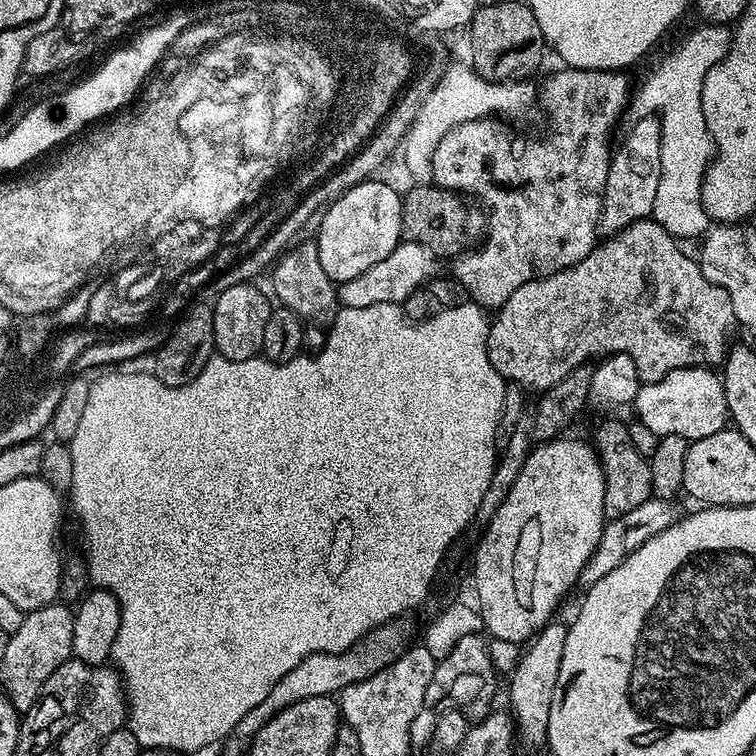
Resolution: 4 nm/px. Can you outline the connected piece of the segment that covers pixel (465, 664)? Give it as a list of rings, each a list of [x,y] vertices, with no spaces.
[[[480,634],[462,637],[444,658],[436,661],[434,678],[430,678],[430,686],[426,686],[425,708],[420,711],[418,718],[414,718],[413,745],[420,746],[433,739],[438,716],[431,712],[431,708],[462,710],[464,715],[473,721],[483,720],[488,715],[493,707],[492,699],[496,696],[496,668],[492,665],[487,643],[489,644],[489,641]]]

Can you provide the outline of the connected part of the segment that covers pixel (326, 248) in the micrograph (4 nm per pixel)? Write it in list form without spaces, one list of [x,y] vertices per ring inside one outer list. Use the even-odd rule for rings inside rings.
[[[367,178],[358,186],[346,190],[329,206],[329,210],[318,220],[320,229],[314,236],[318,246],[318,262],[333,282],[358,278],[362,270],[382,262],[386,254],[401,244],[402,237],[402,196],[378,178]]]

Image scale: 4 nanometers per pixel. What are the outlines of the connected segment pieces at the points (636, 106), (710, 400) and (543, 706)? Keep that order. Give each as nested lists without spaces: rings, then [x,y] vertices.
[[[711,22],[705,23],[704,28],[698,28],[688,36],[688,41],[685,44],[680,44],[677,48],[672,48],[652,69],[648,72],[648,77],[640,84],[640,89],[635,89],[634,95],[630,100],[630,112],[633,112],[633,117],[639,118],[644,116],[657,116],[660,122],[661,128],[661,180],[658,182],[657,197],[654,200],[654,206],[652,210],[651,219],[658,221],[658,223],[664,225],[668,235],[673,238],[681,238],[680,236],[697,236],[697,238],[703,237],[710,228],[710,217],[708,211],[702,206],[702,182],[704,176],[708,173],[708,165],[712,162],[714,155],[714,145],[712,143],[712,135],[710,130],[706,126],[706,114],[702,114],[702,82],[706,82],[706,74],[710,74],[710,70],[714,70],[714,66],[718,62],[722,62],[722,58],[726,55],[729,48],[732,47],[732,37],[734,35],[731,27],[722,24],[713,24]]]
[[[711,367],[676,368],[658,382],[641,384],[634,405],[635,419],[641,420],[654,434],[681,436],[690,442],[718,434],[729,423],[724,381]]]
[[[556,623],[545,624],[523,649],[524,657],[517,662],[512,681],[508,684],[508,700],[512,703],[510,711],[516,722],[516,735],[519,743],[528,748],[536,748],[539,744],[541,747],[548,739],[550,706],[554,698],[554,686],[558,682],[558,670],[562,670],[562,646],[566,646],[568,633],[567,623]]]

